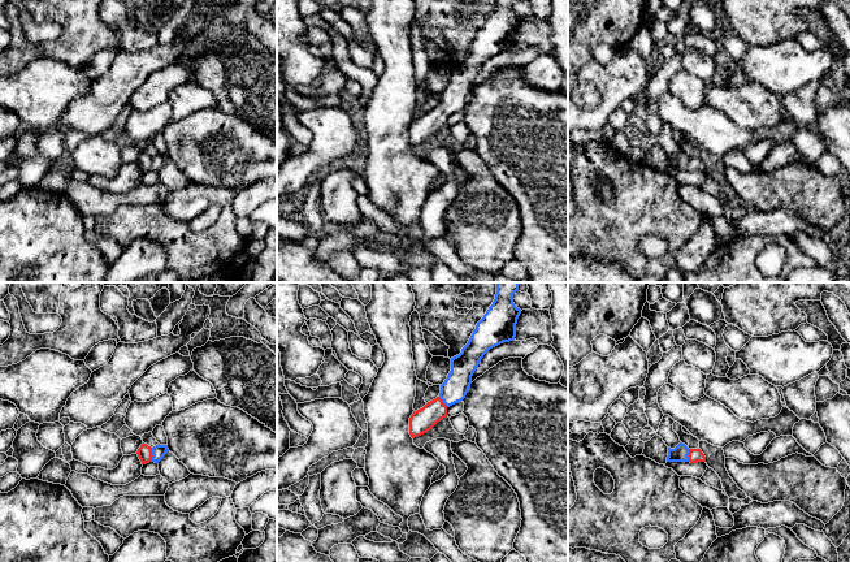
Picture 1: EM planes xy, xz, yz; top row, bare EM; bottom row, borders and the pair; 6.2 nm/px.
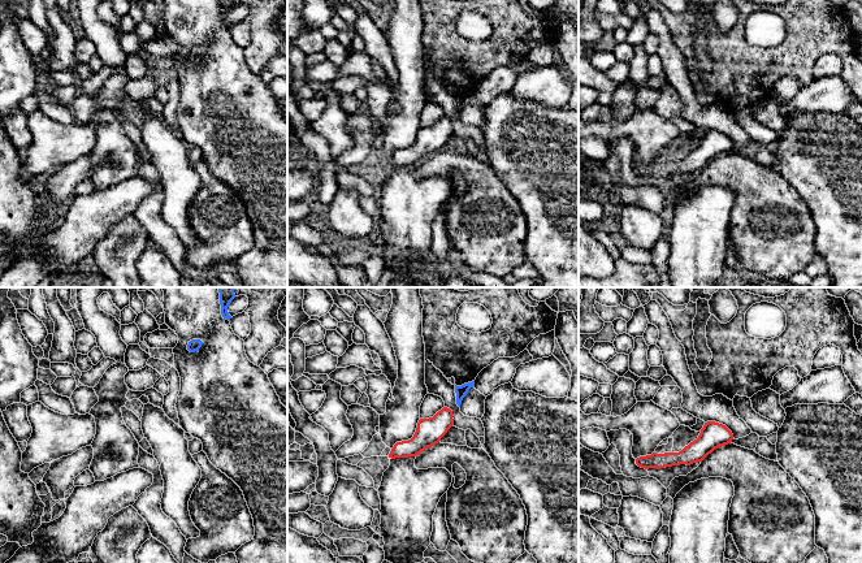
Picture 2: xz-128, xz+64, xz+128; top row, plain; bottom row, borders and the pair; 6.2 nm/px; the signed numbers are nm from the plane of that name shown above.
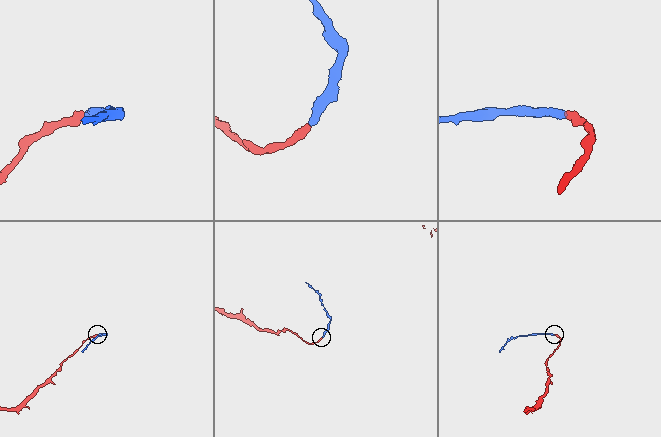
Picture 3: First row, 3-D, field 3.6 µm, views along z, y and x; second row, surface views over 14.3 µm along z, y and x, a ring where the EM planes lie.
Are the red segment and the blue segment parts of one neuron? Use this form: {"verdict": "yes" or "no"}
{"verdict": "yes"}

